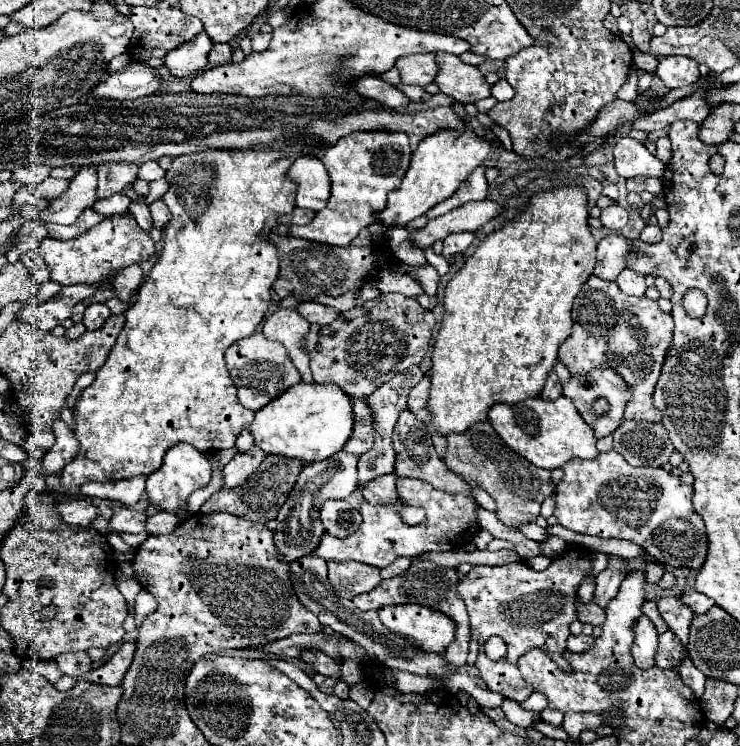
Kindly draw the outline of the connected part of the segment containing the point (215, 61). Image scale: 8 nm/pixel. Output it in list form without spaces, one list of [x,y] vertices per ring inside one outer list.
[[[216,43],[208,55],[210,65],[224,65],[232,59],[232,47],[228,43]]]

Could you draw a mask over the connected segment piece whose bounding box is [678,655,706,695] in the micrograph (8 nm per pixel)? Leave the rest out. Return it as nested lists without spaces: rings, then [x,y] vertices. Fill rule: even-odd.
[[[686,655],[686,659],[682,659],[680,661],[680,669],[678,669],[678,673],[680,673],[680,677],[682,677],[682,681],[694,691],[694,693],[698,693],[698,695],[702,695],[704,693],[704,683],[706,683],[706,677],[692,665],[692,661],[690,661],[690,657]]]

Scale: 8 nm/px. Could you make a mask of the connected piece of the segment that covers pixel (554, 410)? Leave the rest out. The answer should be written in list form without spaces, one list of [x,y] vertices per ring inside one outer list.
[[[564,395],[556,401],[544,401],[540,397],[528,399],[518,403],[516,407],[510,405],[494,405],[490,409],[490,425],[502,437],[502,441],[514,449],[518,455],[534,463],[542,469],[558,469],[566,461],[580,457],[580,459],[596,459],[596,437],[594,431],[584,423],[584,419],[574,411],[574,405]]]

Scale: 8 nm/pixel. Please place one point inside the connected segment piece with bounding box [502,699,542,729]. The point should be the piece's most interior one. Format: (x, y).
(515, 713)

